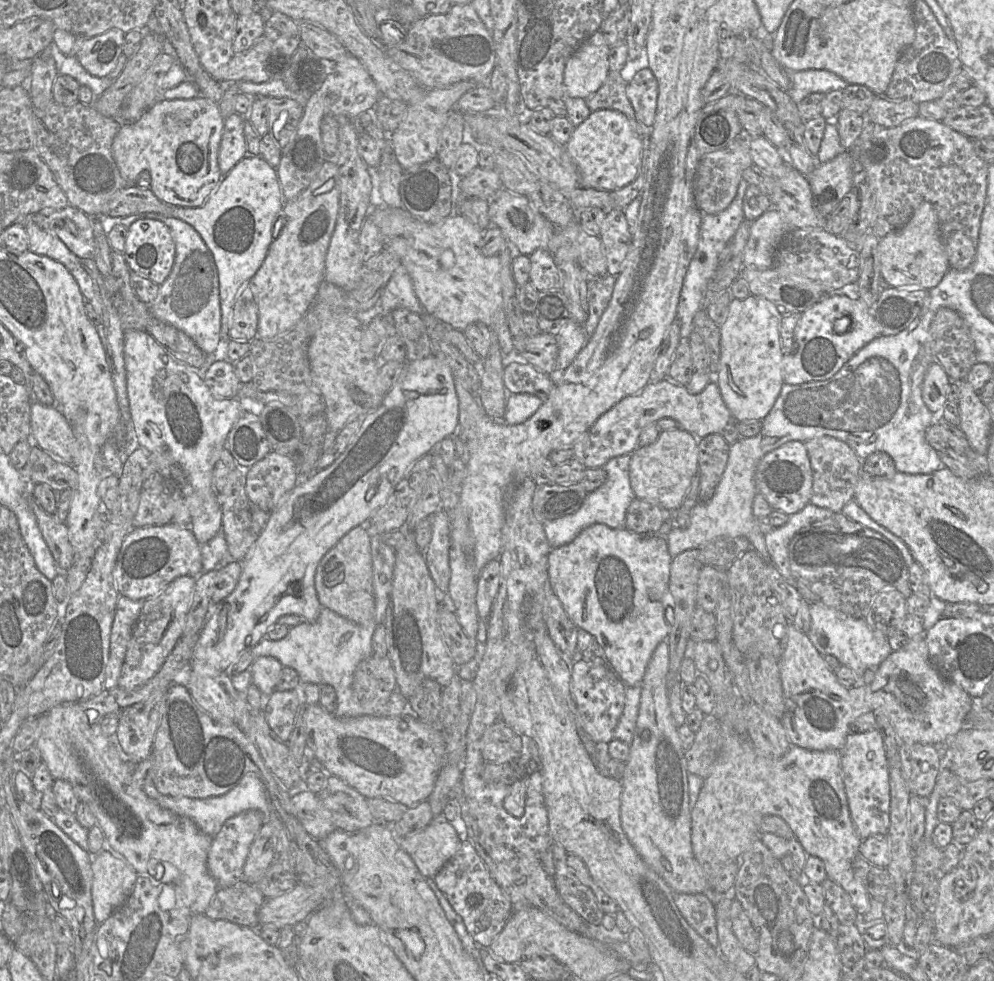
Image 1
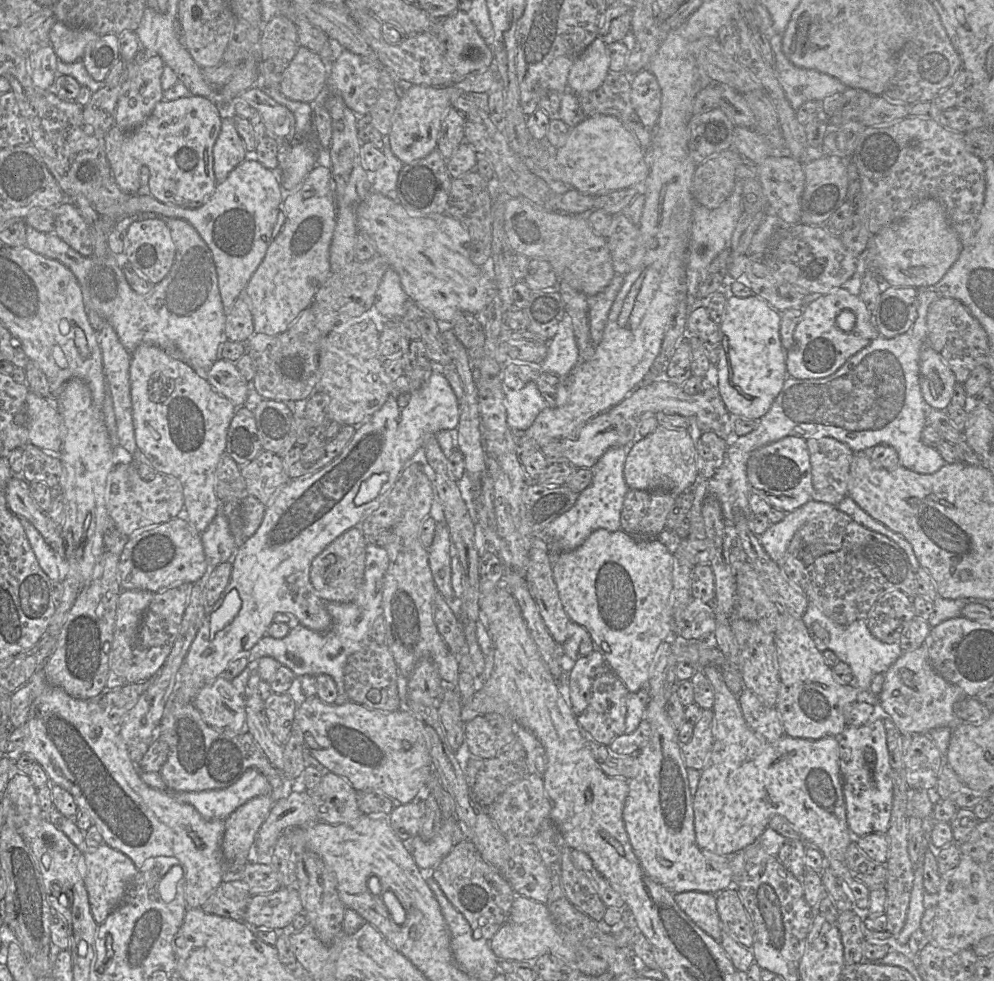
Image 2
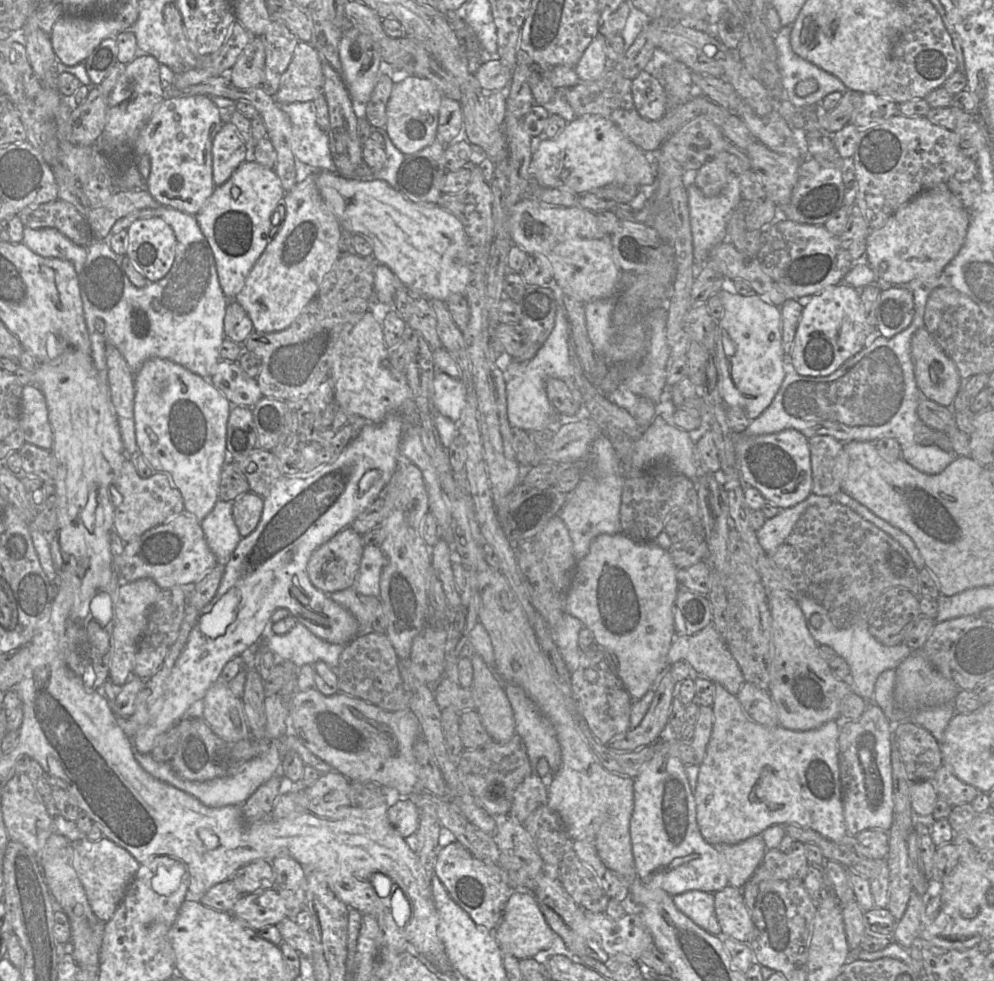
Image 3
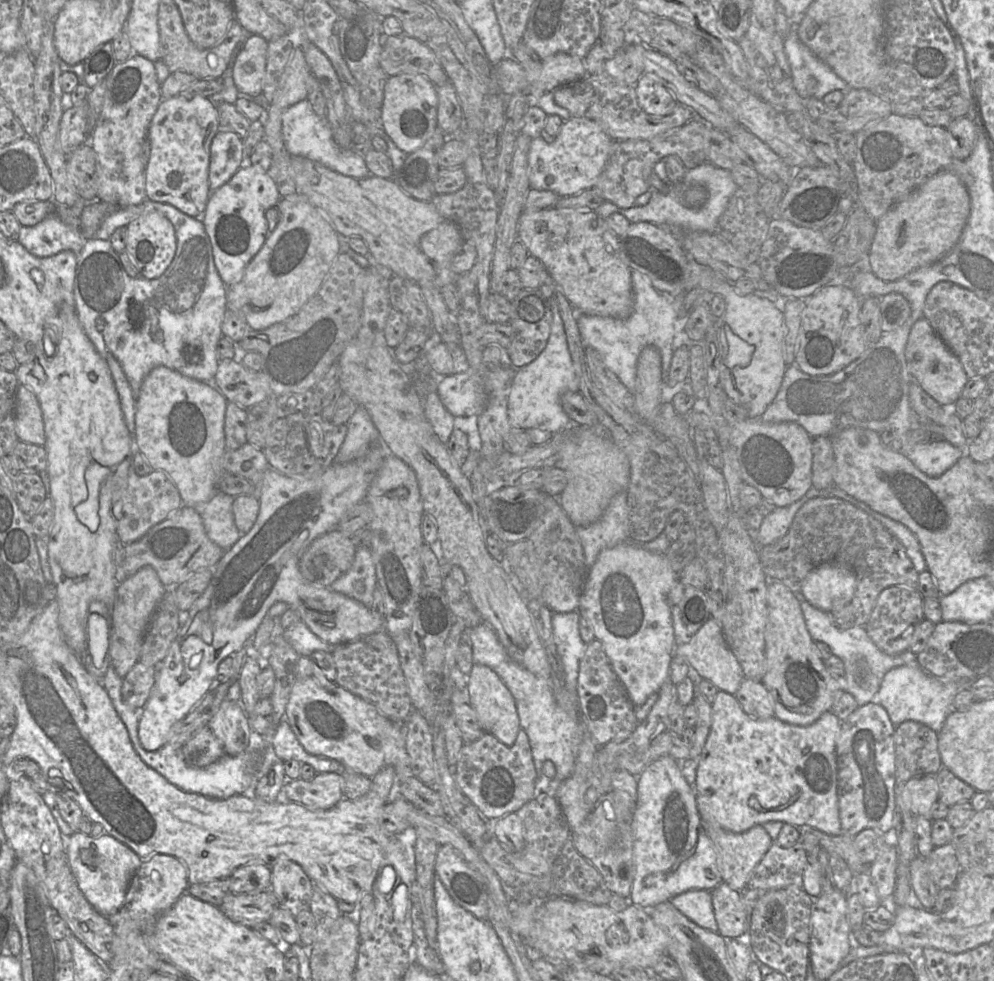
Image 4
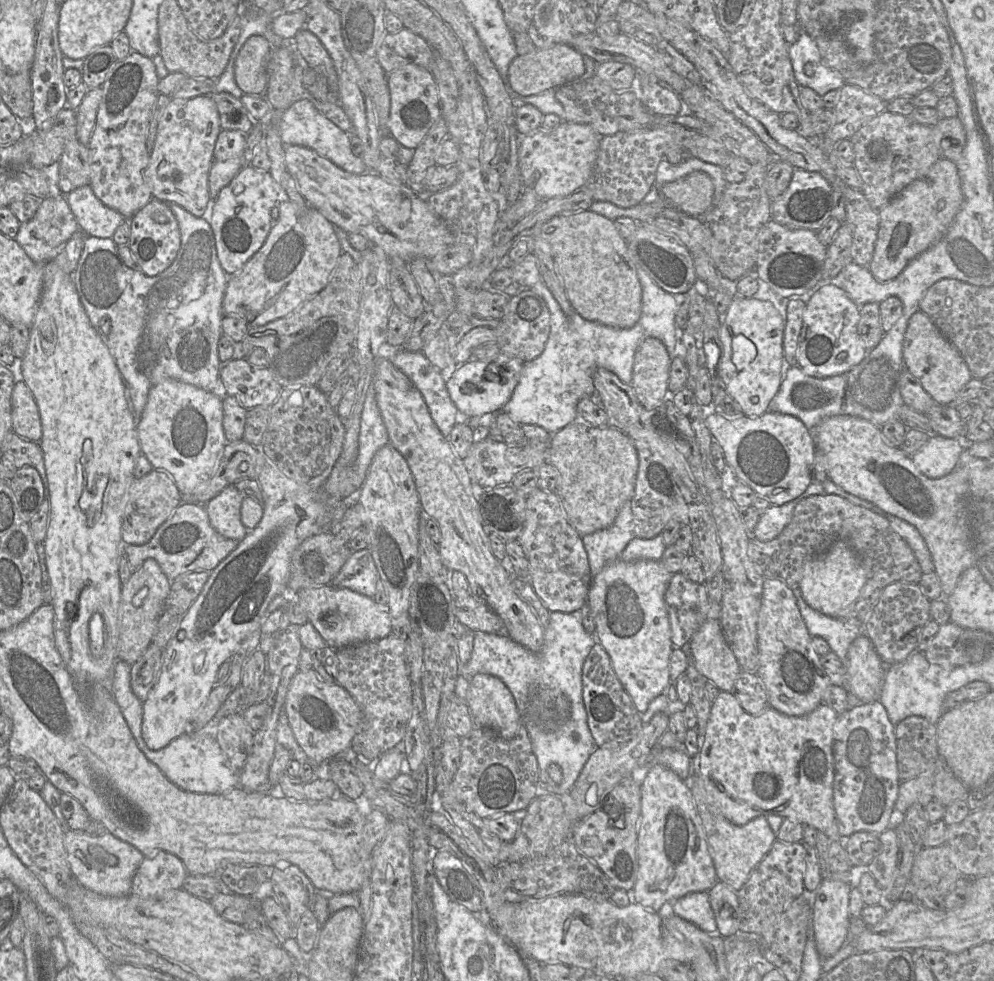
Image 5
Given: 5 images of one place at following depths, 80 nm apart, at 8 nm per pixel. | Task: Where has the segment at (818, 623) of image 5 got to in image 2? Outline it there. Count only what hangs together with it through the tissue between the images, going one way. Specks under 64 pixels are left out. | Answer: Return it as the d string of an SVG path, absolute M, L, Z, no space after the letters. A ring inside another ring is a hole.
M809 599L807 609L802 619L816 648L821 653L825 650L831 650L840 661L847 663L854 676L849 685L858 687L861 690L869 690L873 676L877 673L885 673L903 653L899 643L889 644L876 639L869 631L866 620L857 620L849 625L838 624L826 616L822 610L819 609L813 601L809 601ZM815 622L818 622L828 631L829 640L822 640L814 634L812 624Z

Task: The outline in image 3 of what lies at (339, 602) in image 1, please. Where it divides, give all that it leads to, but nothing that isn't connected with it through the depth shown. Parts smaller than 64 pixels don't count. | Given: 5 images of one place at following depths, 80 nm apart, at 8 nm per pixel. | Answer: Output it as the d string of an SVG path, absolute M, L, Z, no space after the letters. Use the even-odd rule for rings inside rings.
M350 526L339 531L312 553L307 563L307 574L311 583L325 594L352 586L359 571L364 547L362 535Z

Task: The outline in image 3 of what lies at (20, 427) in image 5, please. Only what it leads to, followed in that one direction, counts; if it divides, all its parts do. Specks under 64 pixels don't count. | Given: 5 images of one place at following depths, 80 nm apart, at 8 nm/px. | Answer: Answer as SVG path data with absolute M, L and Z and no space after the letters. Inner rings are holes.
M23 386L20 426L25 443L51 450L54 444L44 394L35 386Z

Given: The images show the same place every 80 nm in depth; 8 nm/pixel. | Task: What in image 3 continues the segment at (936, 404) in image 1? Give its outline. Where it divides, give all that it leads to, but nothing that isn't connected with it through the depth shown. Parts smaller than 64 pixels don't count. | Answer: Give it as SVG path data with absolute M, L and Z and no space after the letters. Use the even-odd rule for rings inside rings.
M925 327L911 339L914 375L921 396L941 406L951 407L964 381L955 363L937 344Z

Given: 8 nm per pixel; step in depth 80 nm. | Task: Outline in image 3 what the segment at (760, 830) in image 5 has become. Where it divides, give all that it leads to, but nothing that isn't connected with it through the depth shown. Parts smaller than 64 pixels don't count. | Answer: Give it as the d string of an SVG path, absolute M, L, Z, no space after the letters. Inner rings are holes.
M761 834L734 845L718 844L714 847L725 861L729 885L739 889L754 874L767 851Z

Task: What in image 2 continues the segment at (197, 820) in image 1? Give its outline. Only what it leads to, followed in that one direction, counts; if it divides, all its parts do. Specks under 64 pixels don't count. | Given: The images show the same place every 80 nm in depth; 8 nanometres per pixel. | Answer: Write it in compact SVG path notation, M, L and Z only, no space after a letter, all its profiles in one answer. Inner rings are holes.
M256 768L247 769L232 785L223 789L212 789L198 792L175 791L169 788L162 780L159 772L140 772L141 779L150 787L164 792L169 797L192 805L203 818L225 820L240 806L259 795L271 795L271 786L266 777Z

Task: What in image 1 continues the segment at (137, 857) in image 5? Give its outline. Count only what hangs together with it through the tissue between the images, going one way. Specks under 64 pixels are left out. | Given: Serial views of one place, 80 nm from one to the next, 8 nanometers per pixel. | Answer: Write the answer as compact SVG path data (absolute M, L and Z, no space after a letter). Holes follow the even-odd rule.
M108 849L92 855L93 912L96 921L101 924L127 900L138 874L120 855Z

